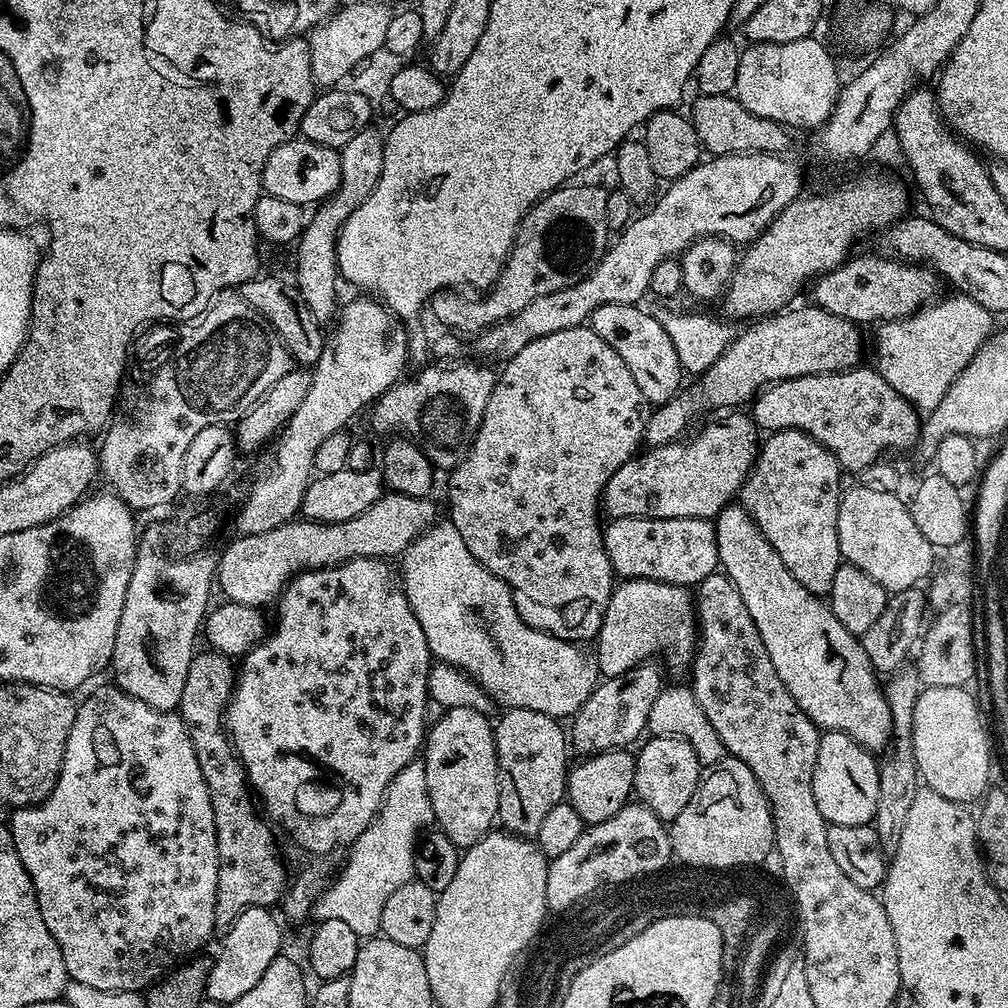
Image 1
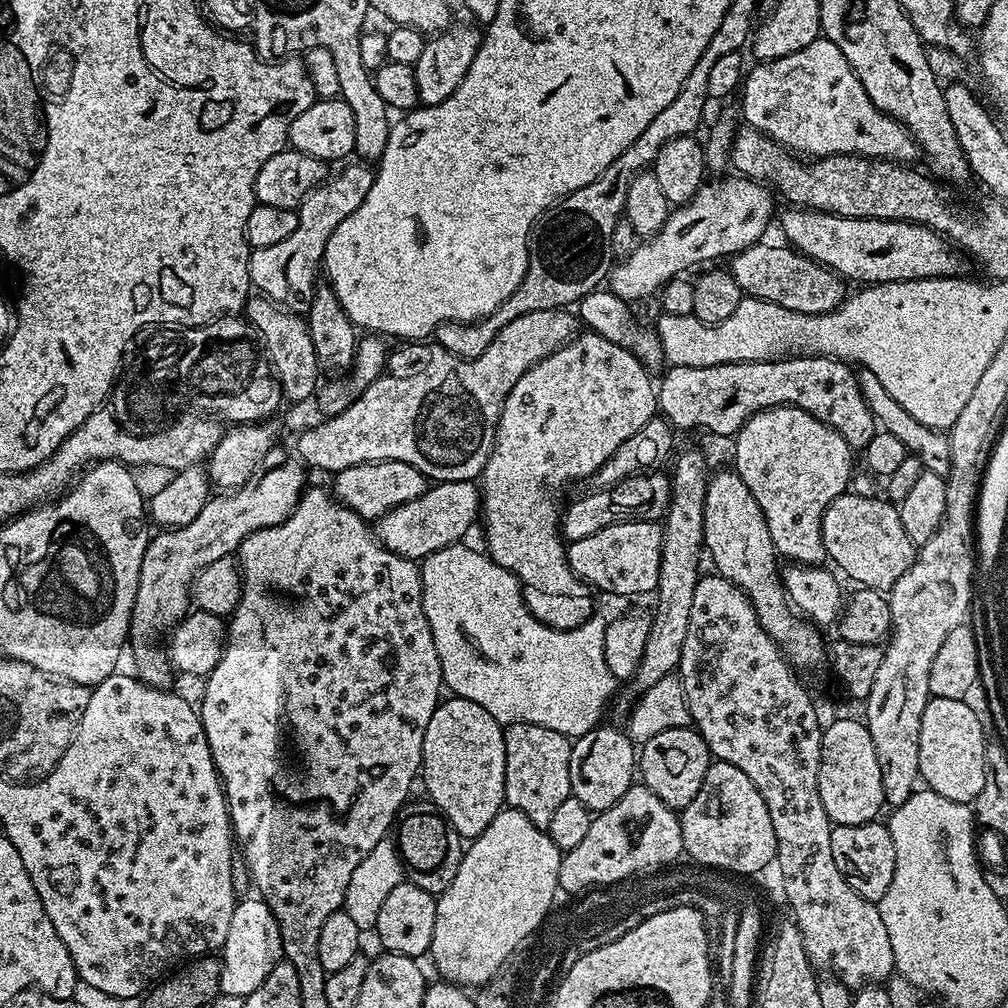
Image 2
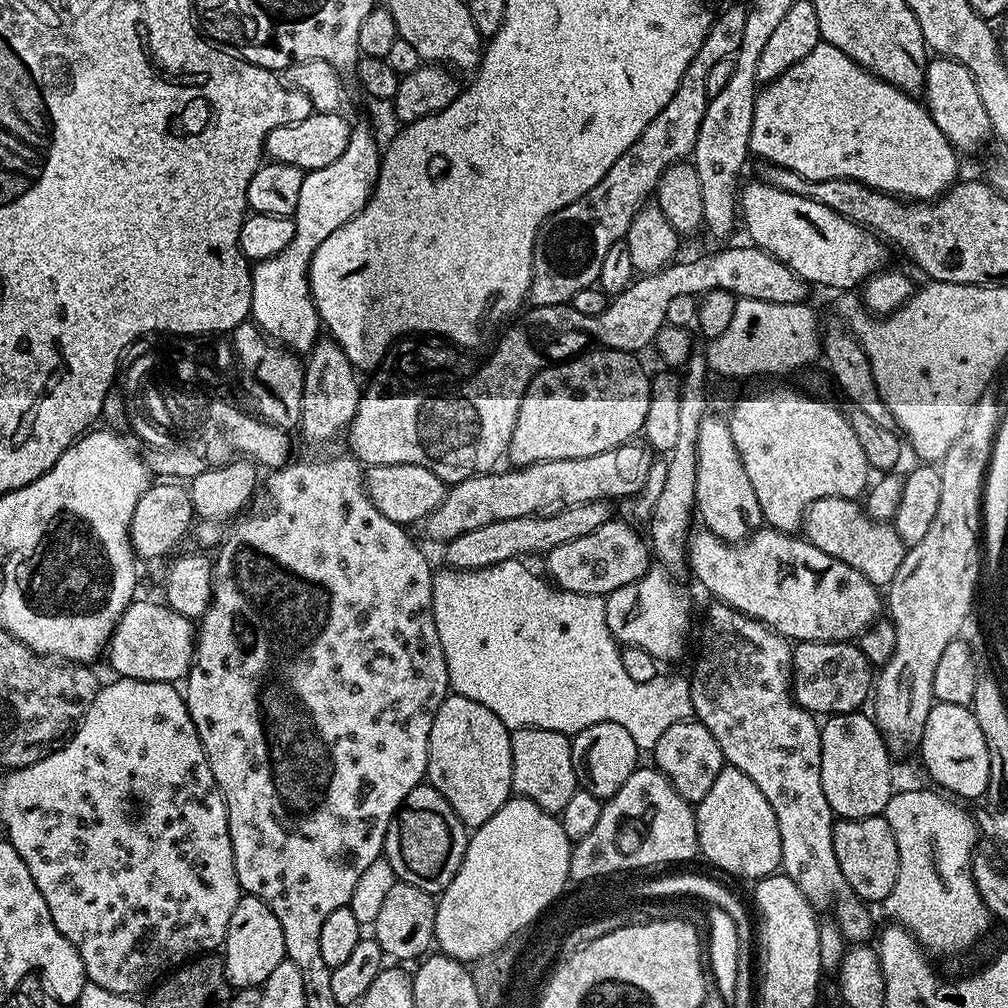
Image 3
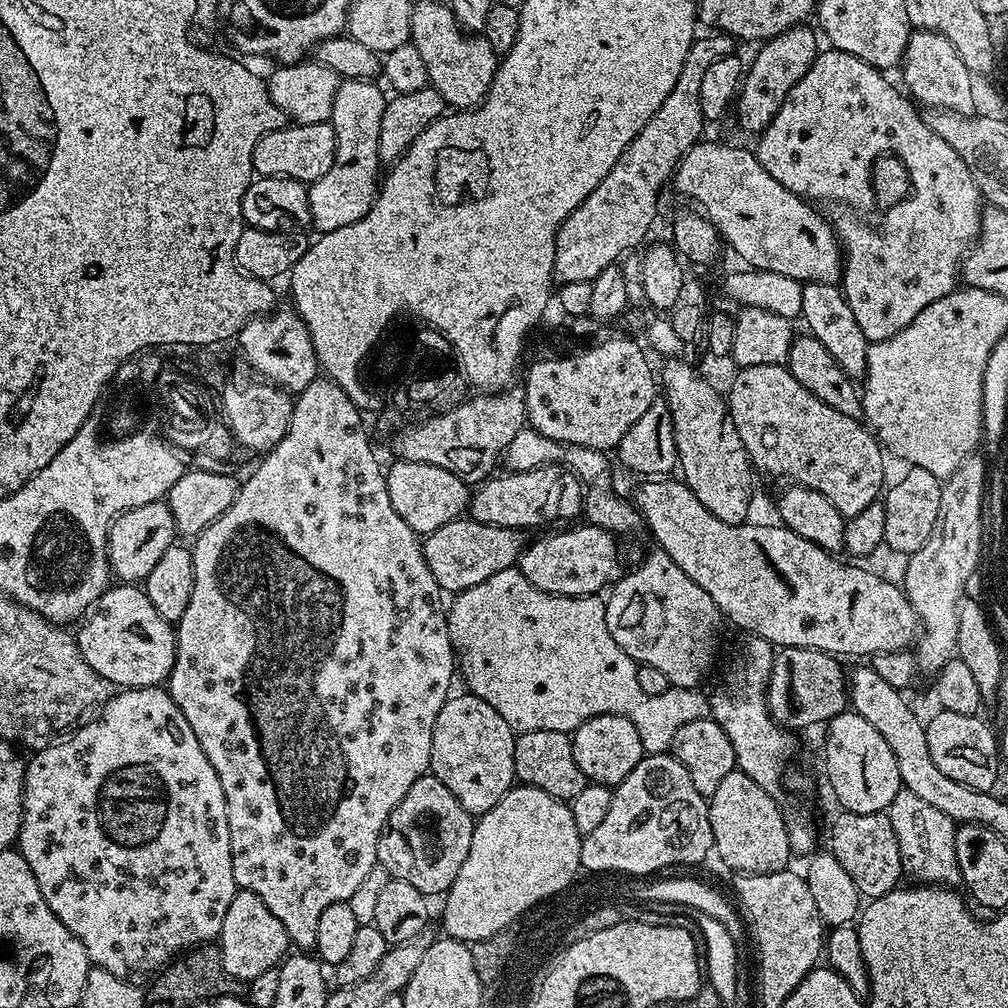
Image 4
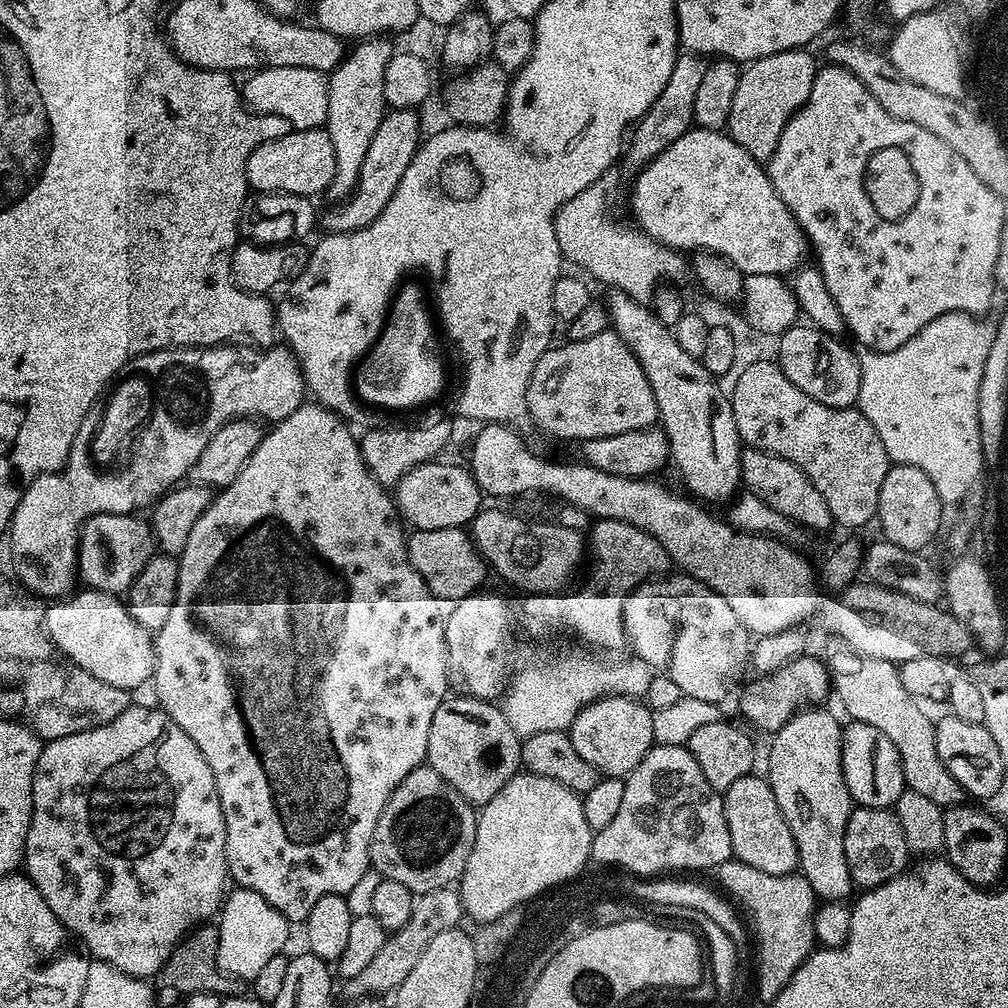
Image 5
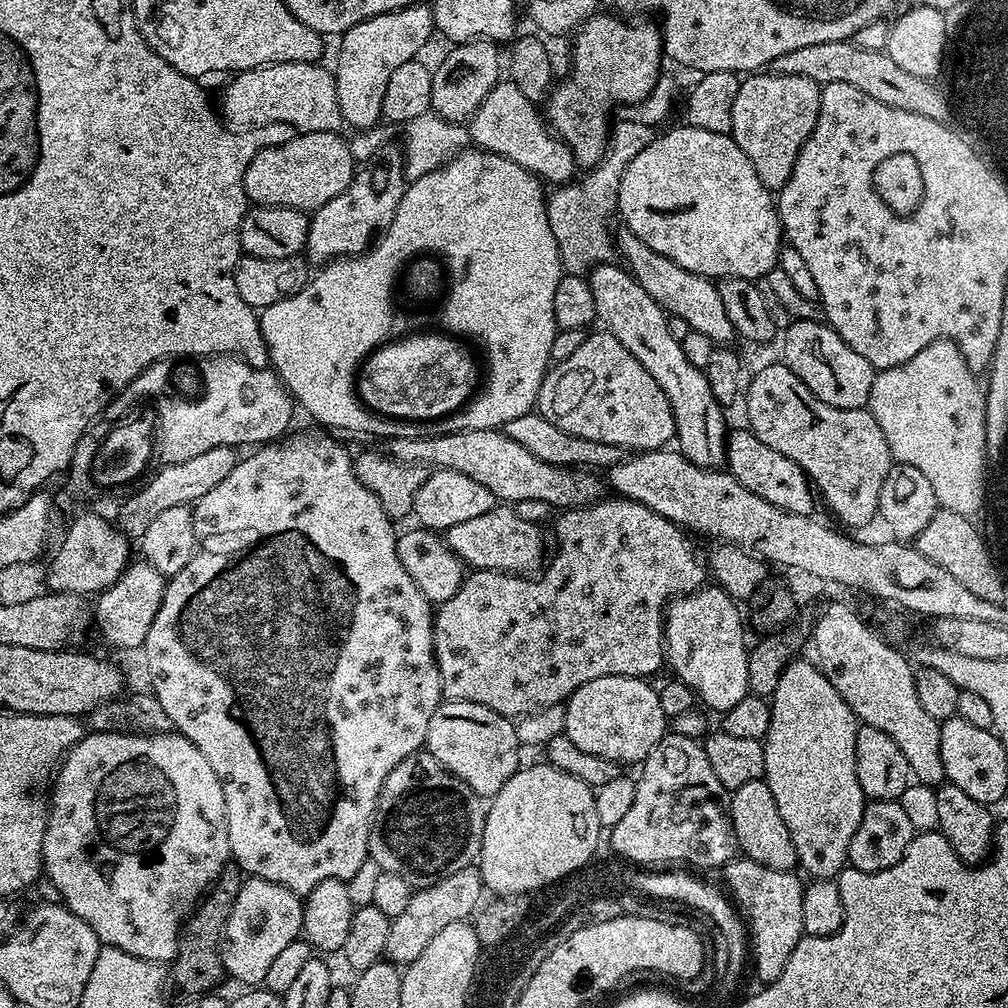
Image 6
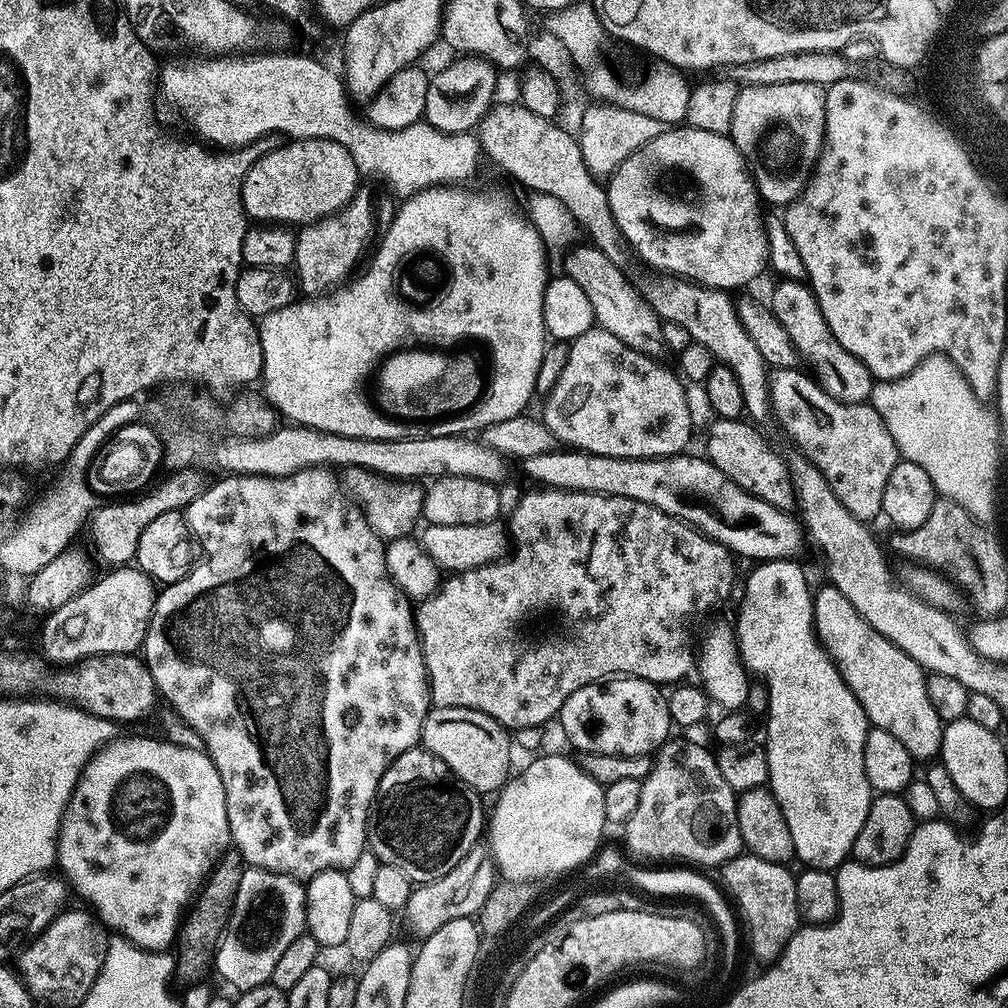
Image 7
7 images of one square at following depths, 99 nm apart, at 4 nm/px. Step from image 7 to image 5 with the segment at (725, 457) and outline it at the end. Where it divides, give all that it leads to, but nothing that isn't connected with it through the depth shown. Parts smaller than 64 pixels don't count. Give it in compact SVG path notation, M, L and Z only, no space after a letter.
M745 447L740 454L740 483L752 495L764 500L766 504L790 519L801 529L812 532L824 532L833 527L832 511L818 494L818 486L794 462L757 448Z

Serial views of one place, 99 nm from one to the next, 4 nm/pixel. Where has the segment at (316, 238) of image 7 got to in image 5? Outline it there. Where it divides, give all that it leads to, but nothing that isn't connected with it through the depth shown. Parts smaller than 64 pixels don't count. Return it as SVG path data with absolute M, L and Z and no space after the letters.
M394 108L385 111L378 131L366 150L366 159L362 162L360 177L347 198L333 203L328 213L323 213L322 228L325 233L353 232L362 230L386 210L386 202L394 198L394 190L398 190L398 182L402 182L402 174L406 174L406 166L414 158L417 148L422 143L420 136L420 115L414 108Z

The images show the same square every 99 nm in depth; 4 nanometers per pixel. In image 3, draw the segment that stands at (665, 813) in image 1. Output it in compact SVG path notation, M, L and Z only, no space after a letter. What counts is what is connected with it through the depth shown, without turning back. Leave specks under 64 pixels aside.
M695 718L670 726L670 730L666 730L666 734L662 734L662 738L658 738L656 745L650 749L650 756L656 759L653 760L655 767L672 783L674 790L678 790L678 794L682 794L682 798L689 802L698 802L706 798L710 786L714 786L714 778L718 778L718 774L726 766L722 746L714 742L714 734L710 734L710 730L706 730L706 726L702 726Z

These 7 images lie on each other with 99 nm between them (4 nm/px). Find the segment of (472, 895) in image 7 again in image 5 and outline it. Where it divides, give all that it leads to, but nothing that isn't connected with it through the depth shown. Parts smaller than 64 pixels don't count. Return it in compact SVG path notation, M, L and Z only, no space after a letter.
M449 886L419 893L412 902L412 917L406 926L402 926L397 932L389 932L386 942L382 942L382 950L378 950L375 958L364 967L354 978L343 981L342 987L348 995L349 1001L362 1000L365 996L383 997L383 992L395 993L397 988L406 982L410 970L422 958L422 950L434 942L435 936L449 931L454 926L456 916L464 911L464 904L460 900L460 893L455 887Z

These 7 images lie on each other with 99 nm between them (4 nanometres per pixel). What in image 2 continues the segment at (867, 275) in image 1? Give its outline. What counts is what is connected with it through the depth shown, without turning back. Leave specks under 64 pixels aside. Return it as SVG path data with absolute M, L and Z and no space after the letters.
M768 243L751 244L731 257L730 271L744 296L774 302L774 306L786 306L786 310L811 316L821 316L840 307L840 303L846 299L846 284L831 268L800 255L791 247L779 248L776 244Z

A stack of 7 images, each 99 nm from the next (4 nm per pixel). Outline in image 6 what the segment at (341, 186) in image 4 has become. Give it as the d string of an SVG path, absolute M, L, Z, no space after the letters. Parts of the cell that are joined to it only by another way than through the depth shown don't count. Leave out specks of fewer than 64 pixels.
M414 2L409 8L383 12L366 22L358 22L358 26L342 33L334 75L338 110L349 129L372 128L376 123L381 123L382 94L386 94L390 74L394 74L402 62L417 59L420 47L432 36L433 31L431 7L427 3Z

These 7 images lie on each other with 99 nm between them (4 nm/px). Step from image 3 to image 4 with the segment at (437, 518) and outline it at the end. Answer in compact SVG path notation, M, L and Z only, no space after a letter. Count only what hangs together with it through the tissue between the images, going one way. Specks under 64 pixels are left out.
M542 465L525 472L508 470L503 474L505 476L493 475L471 493L471 519L483 524L525 530L536 528L539 524L552 524L556 519L572 522L581 515L584 503L581 484L577 476L563 465Z

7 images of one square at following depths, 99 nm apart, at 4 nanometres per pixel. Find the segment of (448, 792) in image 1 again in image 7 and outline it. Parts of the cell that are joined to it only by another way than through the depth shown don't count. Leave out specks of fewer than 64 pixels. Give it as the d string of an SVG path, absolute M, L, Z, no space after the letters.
M433 707L424 719L424 729L420 732L423 747L432 752L462 782L466 782L481 794L499 793L509 779L508 767L512 764L514 744L509 729L504 728L490 714L482 714L469 708Z

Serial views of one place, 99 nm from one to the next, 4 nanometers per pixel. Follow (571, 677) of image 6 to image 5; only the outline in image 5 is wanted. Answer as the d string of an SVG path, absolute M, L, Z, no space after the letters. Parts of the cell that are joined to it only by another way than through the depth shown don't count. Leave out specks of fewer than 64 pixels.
M597 519L586 536L586 548L590 553L587 565L588 577L581 588L573 587L559 594L524 594L521 600L508 601L496 592L477 590L470 596L463 596L451 605L446 616L446 650L448 651L448 687L453 693L473 696L475 700L496 702L503 697L509 683L508 651L516 644L516 631L526 628L534 636L544 636L548 632L569 632L581 640L581 645L604 654L620 654L629 647L624 632L623 604L627 596L645 581L651 581L657 574L669 567L668 551L646 530L625 520Z

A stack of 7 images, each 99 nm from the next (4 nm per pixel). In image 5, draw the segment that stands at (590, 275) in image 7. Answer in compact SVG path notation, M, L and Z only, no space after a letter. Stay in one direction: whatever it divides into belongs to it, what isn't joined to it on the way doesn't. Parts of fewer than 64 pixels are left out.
M609 291L606 305L611 320L611 331L617 332L626 342L626 346L638 358L646 378L650 382L650 390L654 390L654 402L658 413L659 427L668 436L668 455L671 463L676 463L680 476L692 490L691 495L701 501L731 501L741 491L740 454L742 441L732 413L732 402L729 393L718 383L717 377L711 376L704 369L697 357L686 354L679 346L671 327L664 325L647 303L636 301L624 292Z

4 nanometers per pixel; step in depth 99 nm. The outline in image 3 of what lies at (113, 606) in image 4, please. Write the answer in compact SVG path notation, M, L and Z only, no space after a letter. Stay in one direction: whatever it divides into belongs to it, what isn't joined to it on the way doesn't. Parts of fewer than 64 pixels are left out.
M133 599L122 618L116 623L112 637L108 639L106 660L112 663L117 677L125 680L145 680L146 682L180 682L188 675L192 668L192 657L196 655L197 625L191 619L175 612L163 602L155 604L152 600Z

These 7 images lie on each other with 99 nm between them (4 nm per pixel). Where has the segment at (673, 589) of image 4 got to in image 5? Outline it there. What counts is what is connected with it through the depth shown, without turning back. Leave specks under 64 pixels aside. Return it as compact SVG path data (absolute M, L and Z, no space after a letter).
M687 574L675 575L672 578L664 576L645 581L627 596L623 604L623 624L629 647L631 651L634 650L633 655L650 665L653 671L673 679L681 695L704 702L721 703L730 690L739 685L744 666L747 667L750 634L720 592Z

